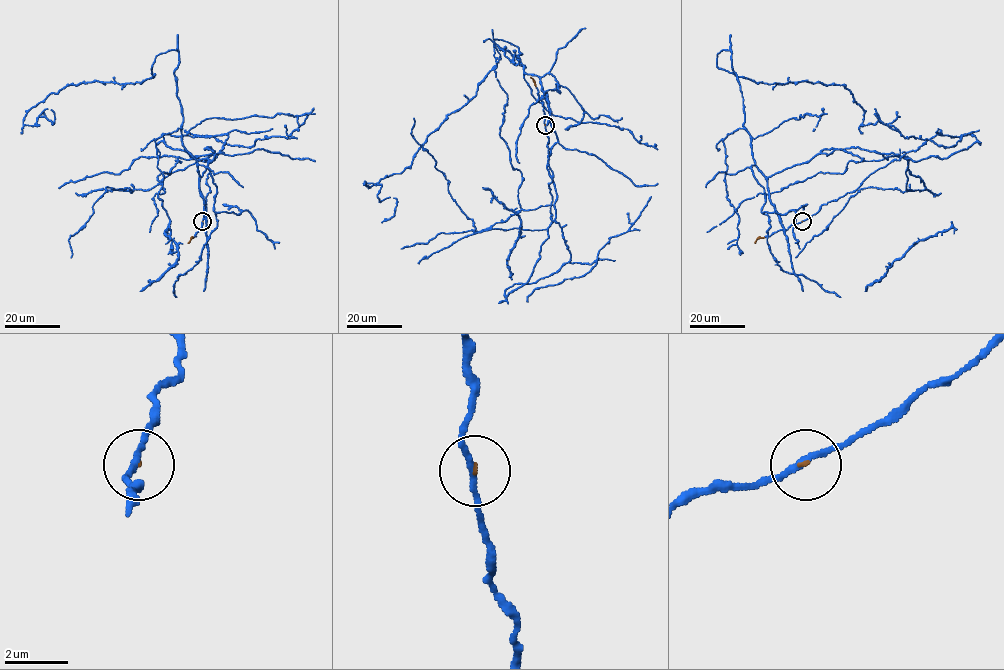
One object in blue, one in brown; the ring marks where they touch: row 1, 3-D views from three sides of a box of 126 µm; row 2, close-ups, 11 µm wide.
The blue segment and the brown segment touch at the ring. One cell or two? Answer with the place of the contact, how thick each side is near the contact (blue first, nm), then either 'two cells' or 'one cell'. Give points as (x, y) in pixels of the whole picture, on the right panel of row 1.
at (802, 221); 180 nm thick on the blue side, 50 nm on the other; one cell

